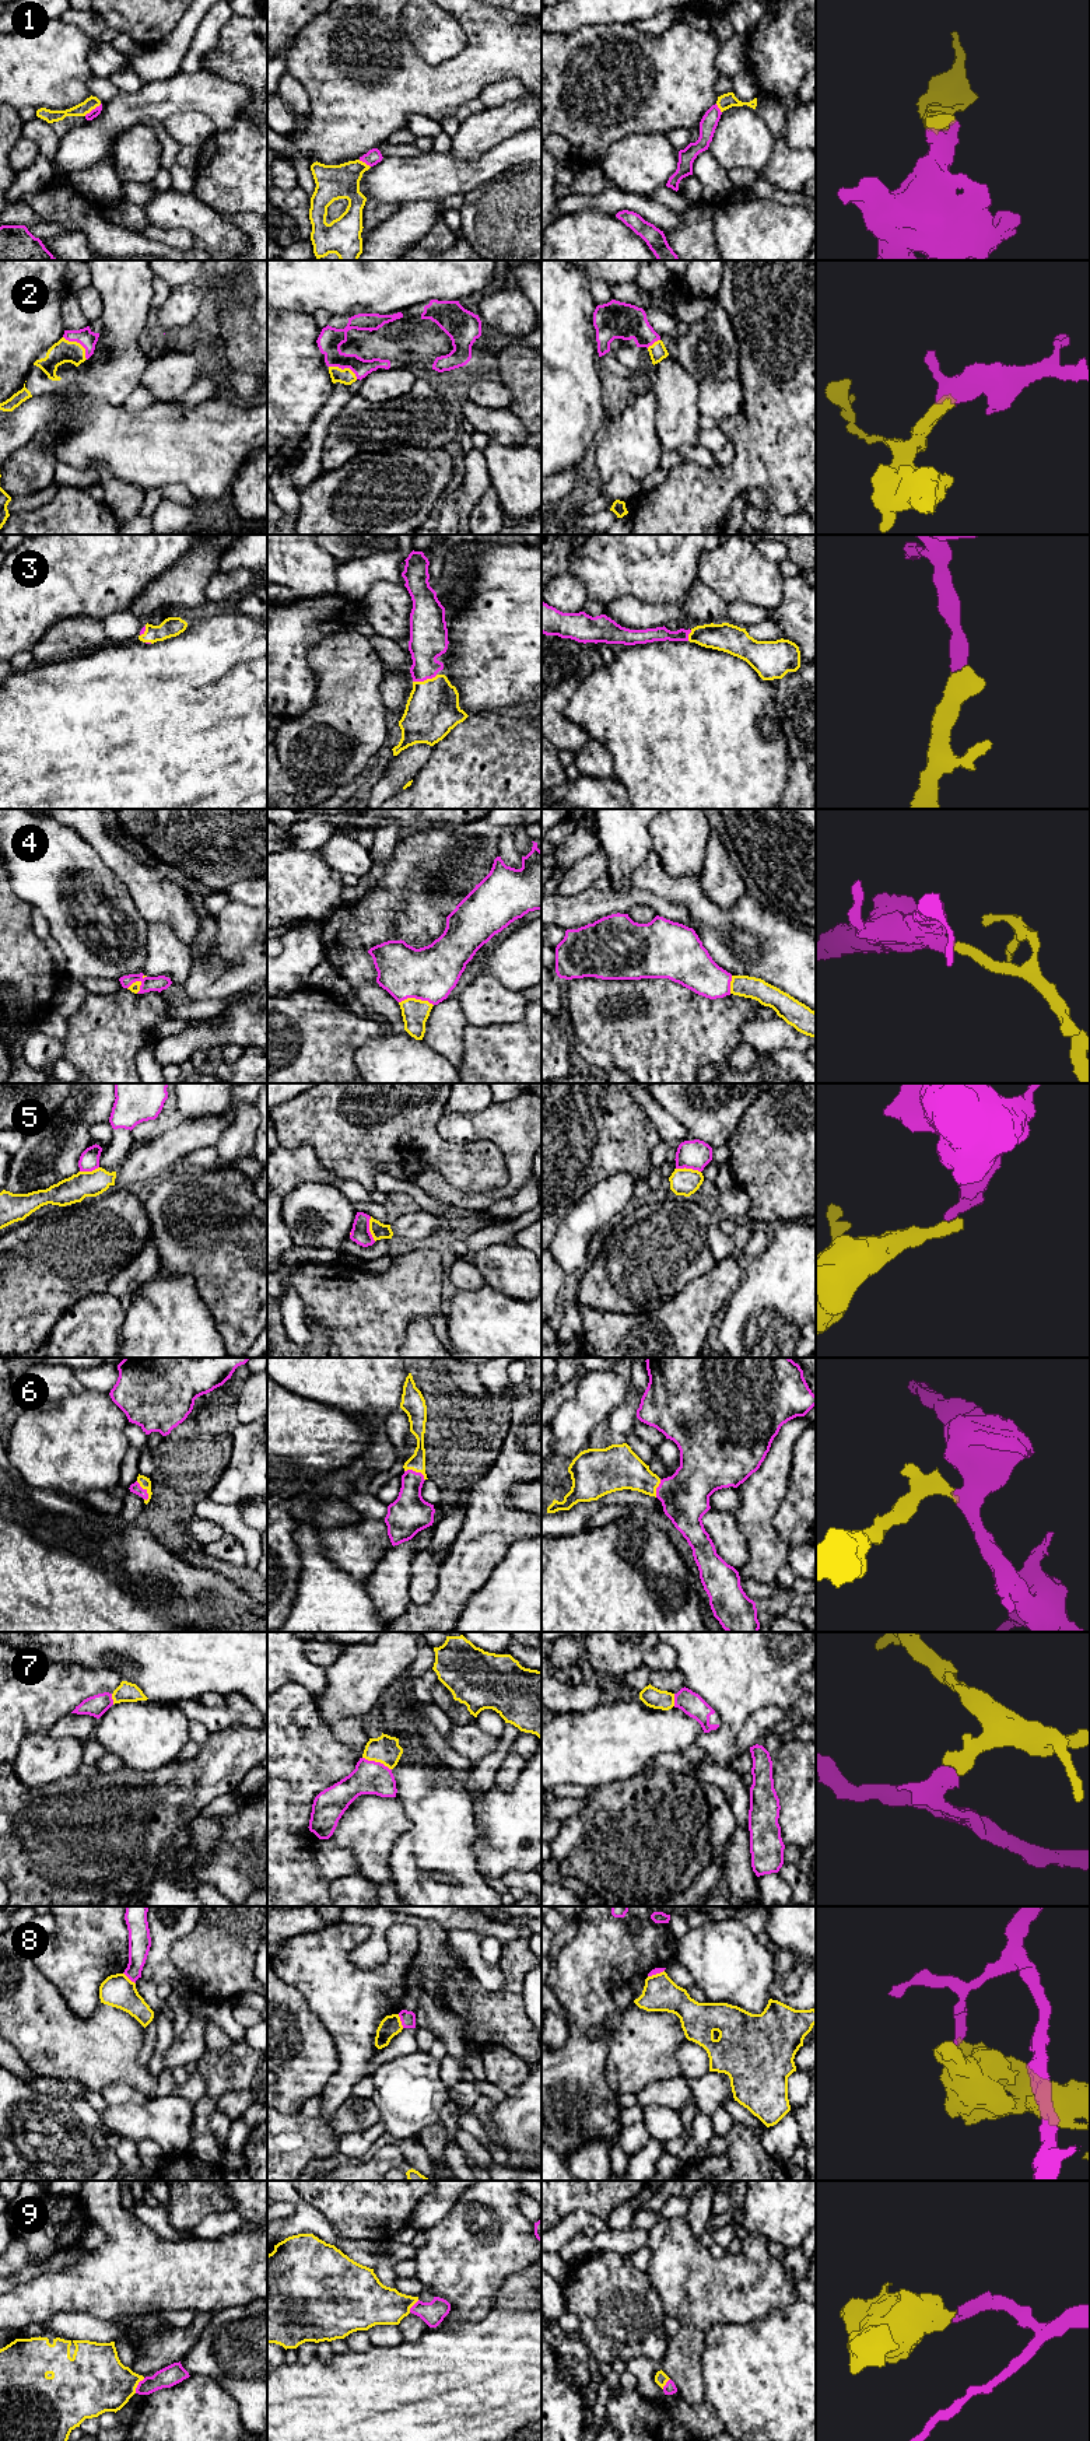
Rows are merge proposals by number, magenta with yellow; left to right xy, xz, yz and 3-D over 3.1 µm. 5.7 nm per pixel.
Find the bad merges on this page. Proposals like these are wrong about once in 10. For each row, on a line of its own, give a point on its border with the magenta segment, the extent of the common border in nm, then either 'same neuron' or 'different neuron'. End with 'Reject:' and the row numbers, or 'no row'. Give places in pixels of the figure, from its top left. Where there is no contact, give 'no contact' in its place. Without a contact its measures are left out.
1: contact xy (93, 109); length 120 nm; same neuron
2: contact xy (79, 342); length 190 nm; same neuron
3: contact xz (424, 679); length 150 nm; same neuron
4: contact xz (416, 998); length 200 nm; same neuron
5: contact xz (368, 1229); length 150 nm; different neuron
6: contact xy (146, 1491); length 130 nm; same neuron
7: contact xz (377, 1762); length 180 nm; same neuron
8: contact xz (400, 2020); length 90 nm; different neuron
9: contact xy (137, 2385); length 110 nm; same neuron
Reject: 5, 8

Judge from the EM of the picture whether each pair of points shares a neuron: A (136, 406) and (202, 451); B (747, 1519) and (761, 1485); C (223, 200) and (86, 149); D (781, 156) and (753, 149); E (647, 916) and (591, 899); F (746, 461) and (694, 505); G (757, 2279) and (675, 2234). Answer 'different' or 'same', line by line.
A: different
B: same
C: different
D: different
E: different
F: same
G: same

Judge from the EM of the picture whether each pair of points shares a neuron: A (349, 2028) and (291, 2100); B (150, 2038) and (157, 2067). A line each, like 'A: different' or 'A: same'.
A: different
B: different

